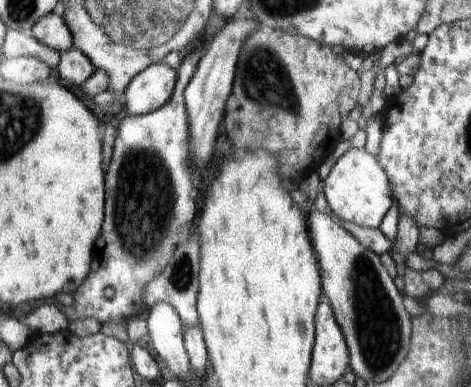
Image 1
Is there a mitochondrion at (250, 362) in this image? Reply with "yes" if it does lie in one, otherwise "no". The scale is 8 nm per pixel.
no

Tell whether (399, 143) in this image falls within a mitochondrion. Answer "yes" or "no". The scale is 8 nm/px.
no

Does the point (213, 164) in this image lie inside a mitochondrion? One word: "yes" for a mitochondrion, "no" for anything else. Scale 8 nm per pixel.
no

